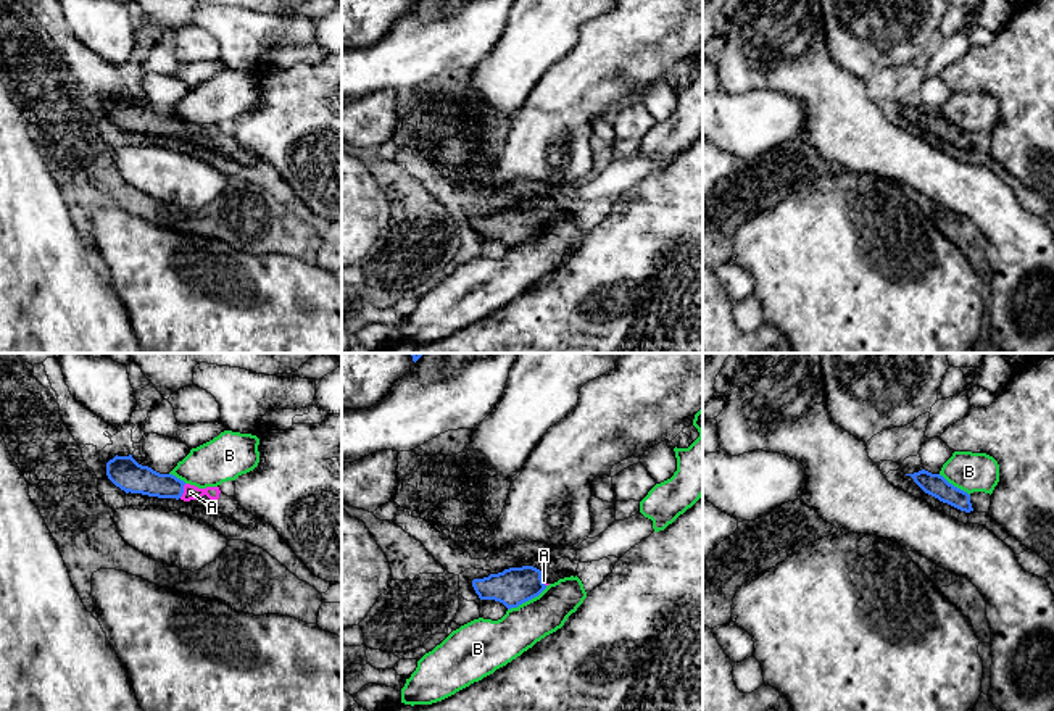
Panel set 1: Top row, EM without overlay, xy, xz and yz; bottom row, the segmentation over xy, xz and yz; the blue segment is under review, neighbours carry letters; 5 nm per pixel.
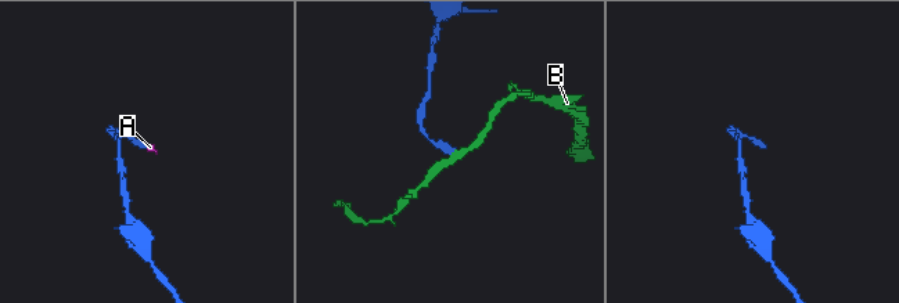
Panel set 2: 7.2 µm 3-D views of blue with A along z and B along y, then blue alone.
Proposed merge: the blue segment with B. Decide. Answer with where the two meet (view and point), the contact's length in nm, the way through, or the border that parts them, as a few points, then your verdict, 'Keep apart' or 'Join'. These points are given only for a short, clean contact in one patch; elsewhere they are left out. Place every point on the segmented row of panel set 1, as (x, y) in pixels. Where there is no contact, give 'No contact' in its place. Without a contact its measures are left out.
Touches blue at xz (527, 600). Shared border 240 nm. Boundary: xz (547, 586), (537, 595), (508, 610). Keep apart

